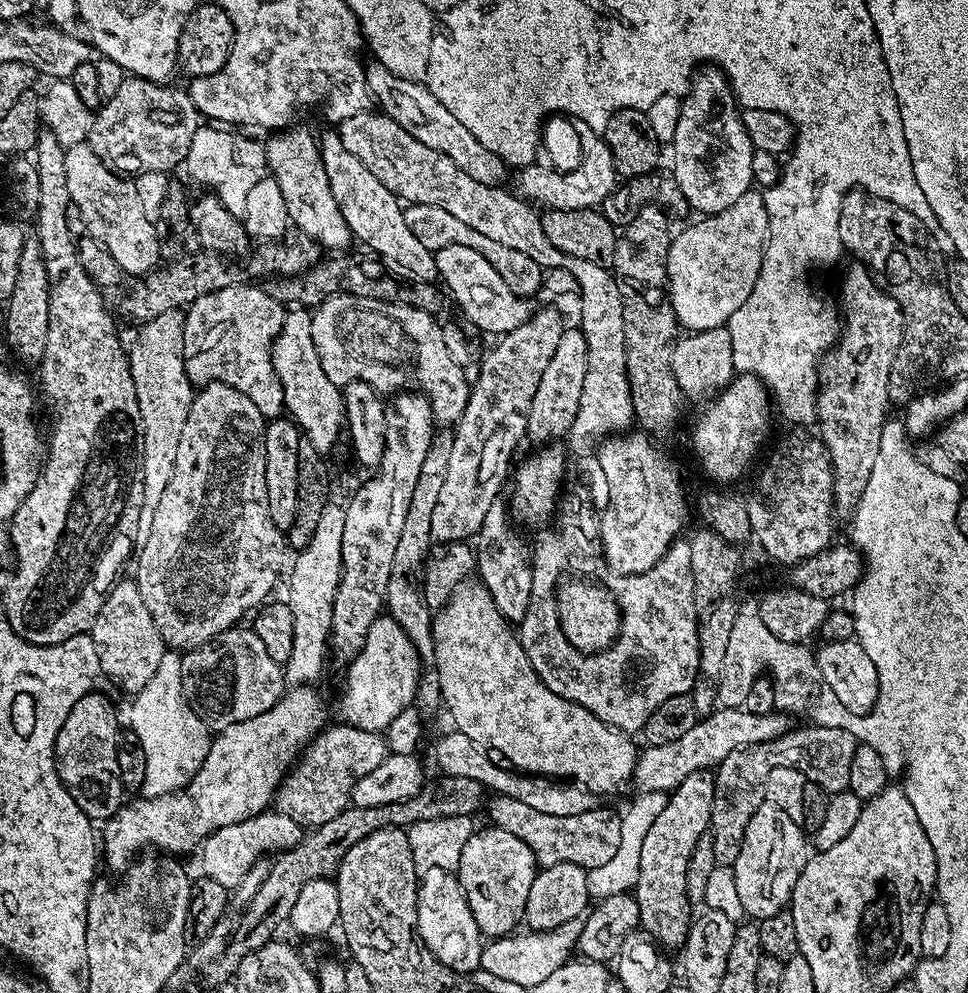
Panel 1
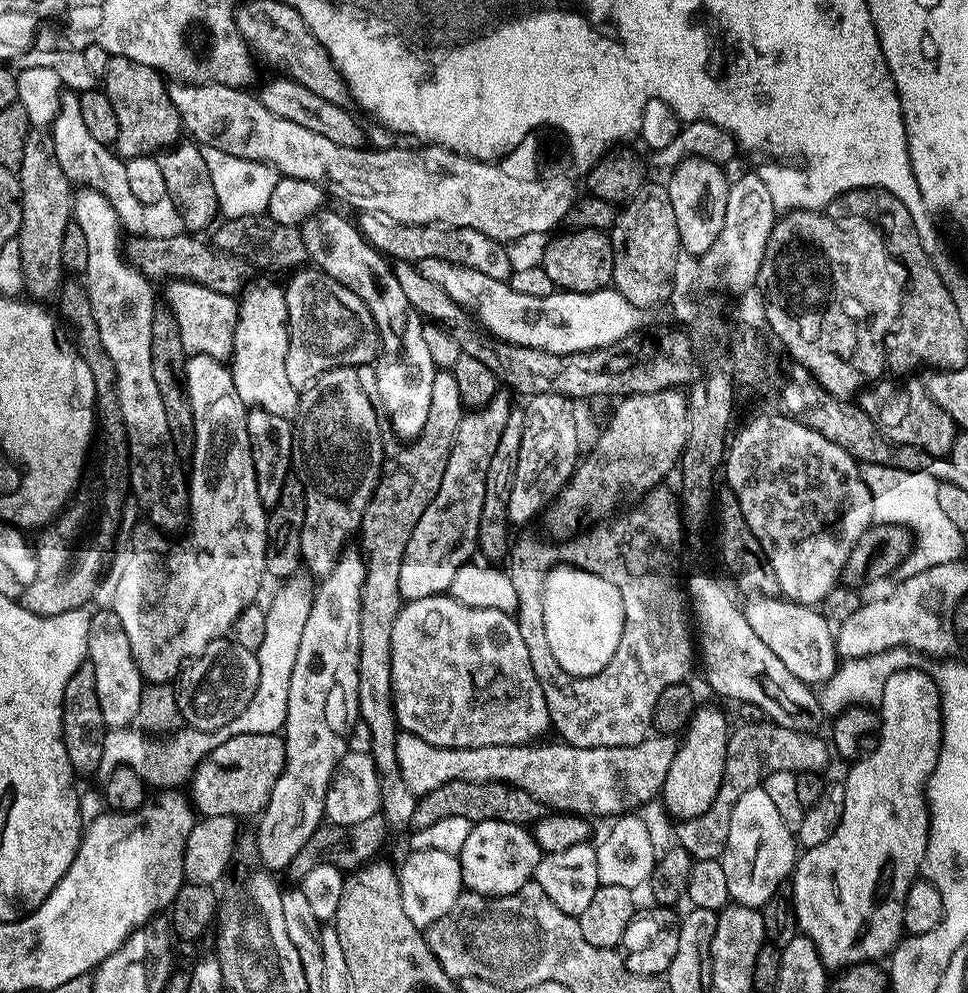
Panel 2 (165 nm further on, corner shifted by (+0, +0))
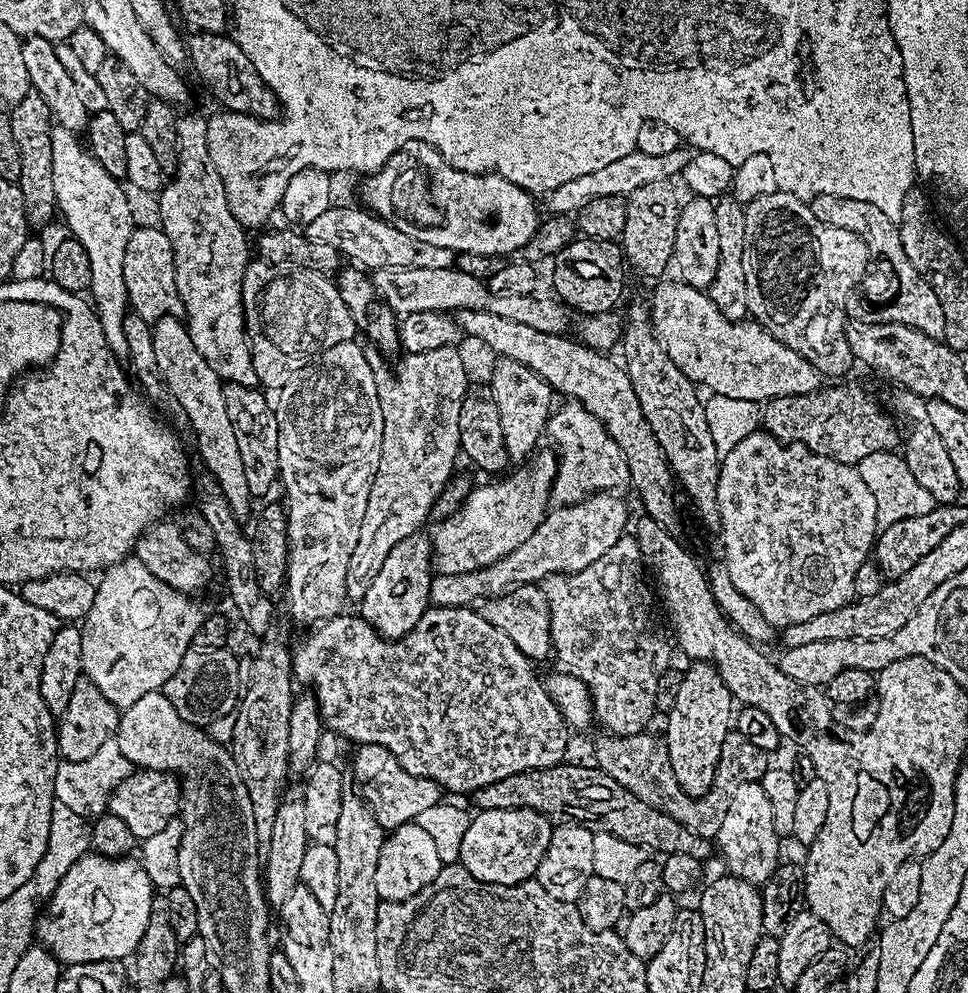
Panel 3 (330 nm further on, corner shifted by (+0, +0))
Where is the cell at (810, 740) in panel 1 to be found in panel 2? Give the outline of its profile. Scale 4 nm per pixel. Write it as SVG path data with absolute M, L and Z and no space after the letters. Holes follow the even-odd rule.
M771 722L741 723L738 728L737 732L735 729L728 737L726 770L722 774L722 786L718 786L718 794L714 802L710 802L710 810L675 825L675 843L685 848L693 861L719 860L724 855L726 838L730 835L730 814L734 814L734 802L738 802L738 798L742 798L746 790L761 787L765 778L775 772L820 772L828 764L830 744L827 739L819 740L819 735L795 732Z

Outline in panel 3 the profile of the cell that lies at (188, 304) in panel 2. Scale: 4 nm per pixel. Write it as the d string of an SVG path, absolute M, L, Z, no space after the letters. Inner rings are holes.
M133 227L132 237L126 248L124 277L131 311L144 320L155 322L181 311L180 291L176 288L176 251L172 249L172 240L163 228Z

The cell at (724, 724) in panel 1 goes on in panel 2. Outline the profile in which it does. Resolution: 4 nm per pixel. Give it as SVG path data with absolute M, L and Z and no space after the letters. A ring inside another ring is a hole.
M401 731L396 738L396 762L402 782L413 796L425 796L446 782L498 782L513 784L534 794L545 809L585 818L632 814L643 804L659 797L678 743L676 736L649 735L634 746L613 748L576 748L573 744L511 744L477 748L443 748L430 746L414 734Z

